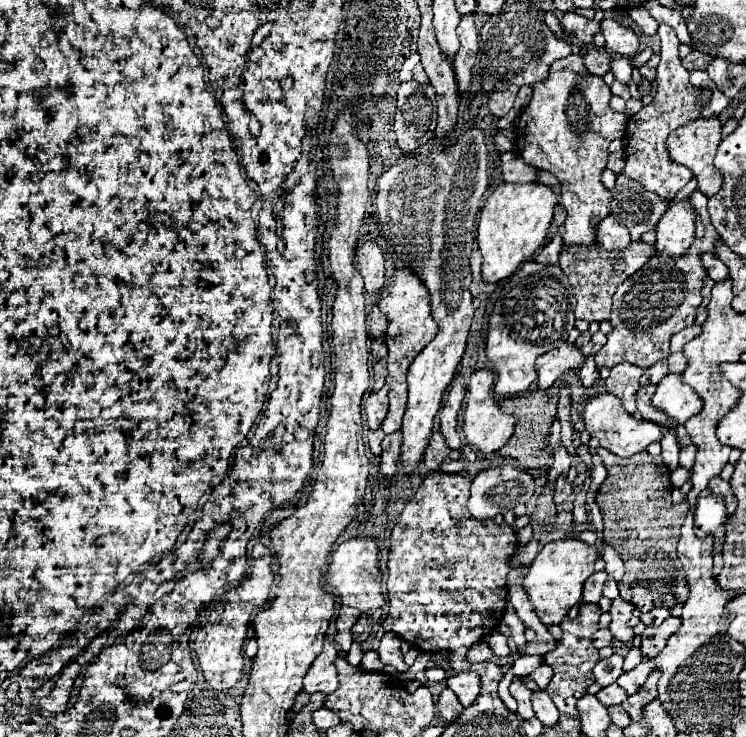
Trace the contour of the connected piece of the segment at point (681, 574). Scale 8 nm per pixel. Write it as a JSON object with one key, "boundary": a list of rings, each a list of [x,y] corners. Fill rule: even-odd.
{"boundary":[[[599,447],[597,455],[607,467],[607,479],[601,483],[595,501],[603,513],[605,543],[609,543],[625,563],[625,575],[617,583],[621,597],[633,603],[641,613],[649,613],[653,607],[671,609],[681,605],[689,591],[683,565],[677,557],[677,541],[689,507],[671,501],[671,489],[665,485],[671,483],[669,469],[661,467],[661,457],[651,457],[647,451],[621,459]]]}

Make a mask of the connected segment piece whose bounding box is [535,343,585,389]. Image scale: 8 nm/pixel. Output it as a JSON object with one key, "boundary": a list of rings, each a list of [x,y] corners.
{"boundary":[[[563,343],[561,347],[541,355],[535,363],[537,369],[537,381],[541,389],[549,389],[565,371],[579,369],[583,365],[585,357],[577,345]]]}

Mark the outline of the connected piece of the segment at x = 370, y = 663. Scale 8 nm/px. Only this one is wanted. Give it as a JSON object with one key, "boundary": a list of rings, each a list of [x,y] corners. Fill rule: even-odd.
{"boundary":[[[367,651],[361,659],[361,667],[365,671],[383,671],[383,663],[379,661],[379,655],[377,651]]]}

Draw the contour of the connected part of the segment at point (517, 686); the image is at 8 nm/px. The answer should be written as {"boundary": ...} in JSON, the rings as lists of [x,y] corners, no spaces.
{"boundary":[[[515,677],[513,683],[511,683],[511,687],[509,687],[509,693],[519,703],[519,715],[521,715],[521,719],[531,719],[535,713],[531,709],[531,691],[527,689],[527,685],[521,683],[519,677]]]}

